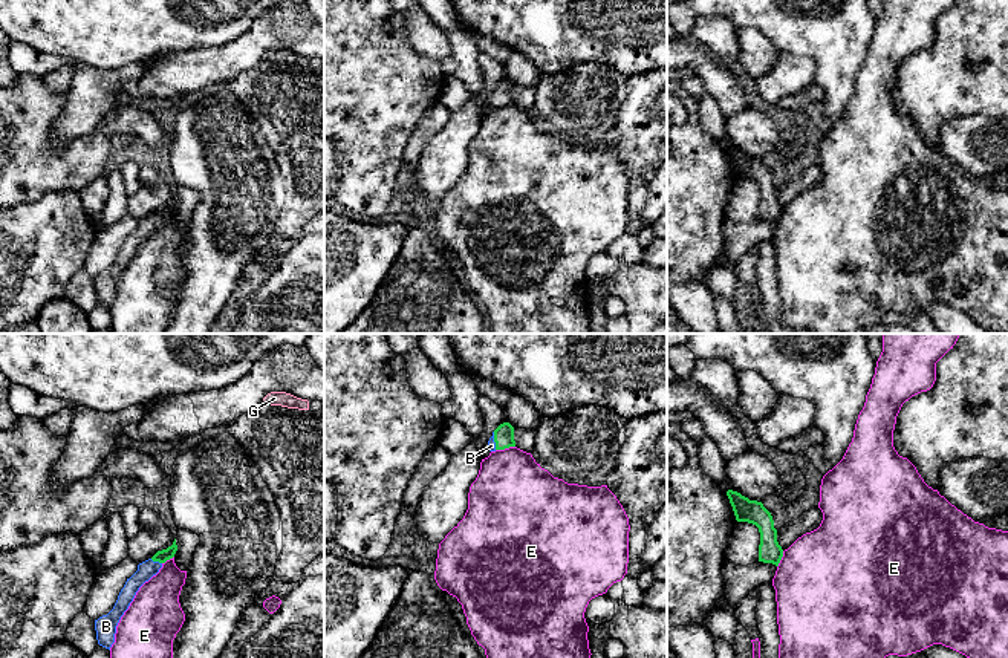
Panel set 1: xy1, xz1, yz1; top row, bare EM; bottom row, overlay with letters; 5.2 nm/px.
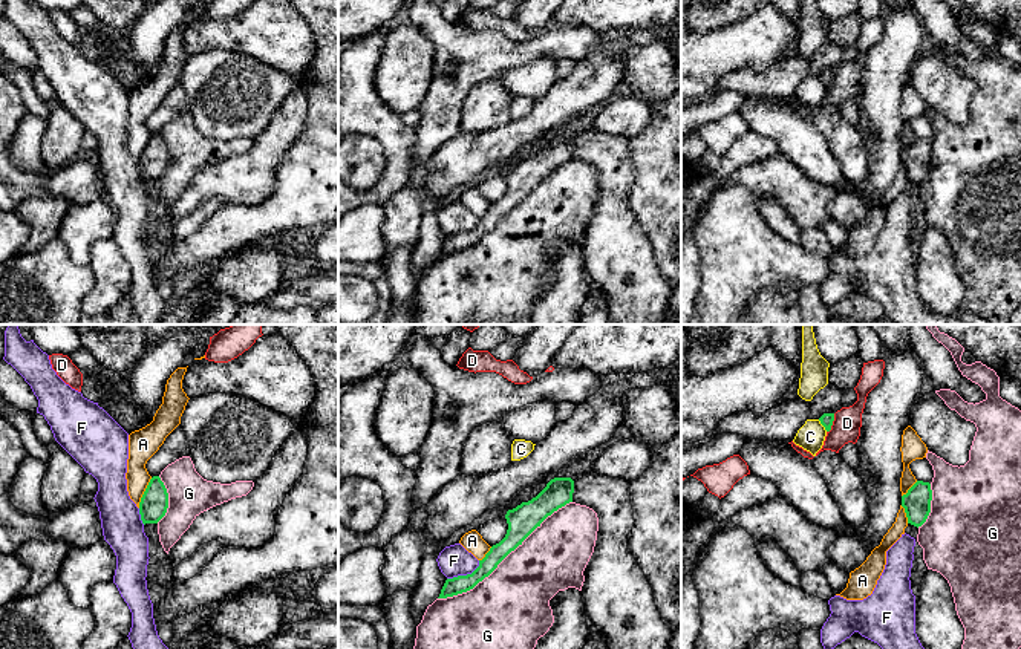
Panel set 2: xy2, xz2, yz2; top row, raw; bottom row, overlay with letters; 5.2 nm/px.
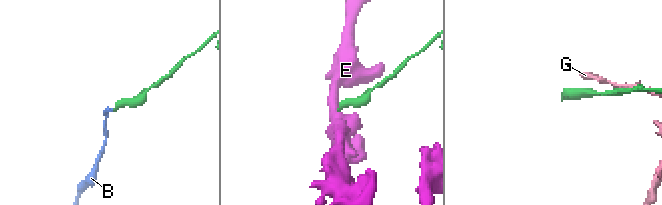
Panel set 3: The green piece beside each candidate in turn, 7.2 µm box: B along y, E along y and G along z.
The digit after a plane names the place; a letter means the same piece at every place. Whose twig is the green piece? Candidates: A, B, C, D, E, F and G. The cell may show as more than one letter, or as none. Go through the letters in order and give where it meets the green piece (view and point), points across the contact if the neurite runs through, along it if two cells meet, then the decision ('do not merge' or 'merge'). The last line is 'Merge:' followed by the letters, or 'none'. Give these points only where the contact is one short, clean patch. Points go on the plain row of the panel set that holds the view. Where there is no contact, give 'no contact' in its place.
A: meets green in xy2 at (144, 150); border along xy2 (152, 135), (138, 164); do not merge
B: meets green in xy1 at (156, 218); runs through xy1 (162, 213), (156, 218), (149, 225); merge
C: meets green in yz2 at (822, 81); border along yz2 (818, 77), (827, 88); do not merge
D: meets green in yz2 at (831, 80); border along yz2 (835, 71), (833, 81), (827, 89); do not merge
E: meets green in xz1 at (505, 104); border along xz1 (514, 103), (496, 107); do not merge
F: meets green in xz2 at (464, 233); do not merge
G: meets green in xz2 at (504, 215); do not merge
Merge: B

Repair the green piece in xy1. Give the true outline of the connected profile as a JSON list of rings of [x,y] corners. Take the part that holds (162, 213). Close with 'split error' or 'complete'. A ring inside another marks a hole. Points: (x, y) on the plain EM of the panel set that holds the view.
[[[176,196],[171,204],[167,207],[158,208],[151,216],[138,222],[138,228],[127,236],[124,245],[121,246],[118,257],[113,266],[107,271],[95,277],[95,288],[98,301],[109,306],[115,300],[116,283],[133,259],[139,245],[148,239],[153,233],[159,230],[162,222],[173,216],[177,208]]]; split error

